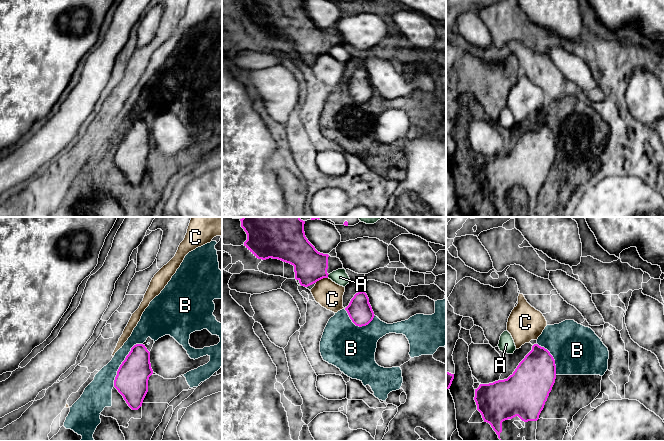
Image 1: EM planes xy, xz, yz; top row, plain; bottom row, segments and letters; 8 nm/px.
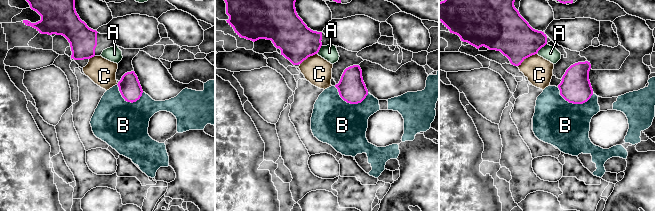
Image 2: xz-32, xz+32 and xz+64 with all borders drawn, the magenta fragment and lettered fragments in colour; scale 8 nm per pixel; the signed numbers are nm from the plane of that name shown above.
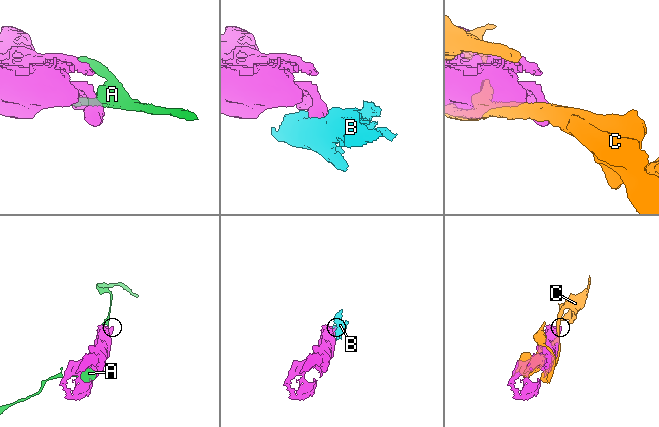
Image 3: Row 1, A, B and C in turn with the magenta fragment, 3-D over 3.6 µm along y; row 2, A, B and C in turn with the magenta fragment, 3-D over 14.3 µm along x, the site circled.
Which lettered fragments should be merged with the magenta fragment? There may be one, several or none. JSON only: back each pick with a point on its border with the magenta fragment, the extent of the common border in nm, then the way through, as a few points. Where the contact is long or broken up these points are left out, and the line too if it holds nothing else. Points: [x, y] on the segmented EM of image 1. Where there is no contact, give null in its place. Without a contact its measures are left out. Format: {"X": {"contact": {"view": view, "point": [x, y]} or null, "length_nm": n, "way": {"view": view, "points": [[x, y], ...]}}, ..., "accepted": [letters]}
{"accepted": []}

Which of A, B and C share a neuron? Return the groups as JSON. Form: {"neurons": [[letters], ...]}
{"neurons": [["A"], ["B"], ["C"]]}

